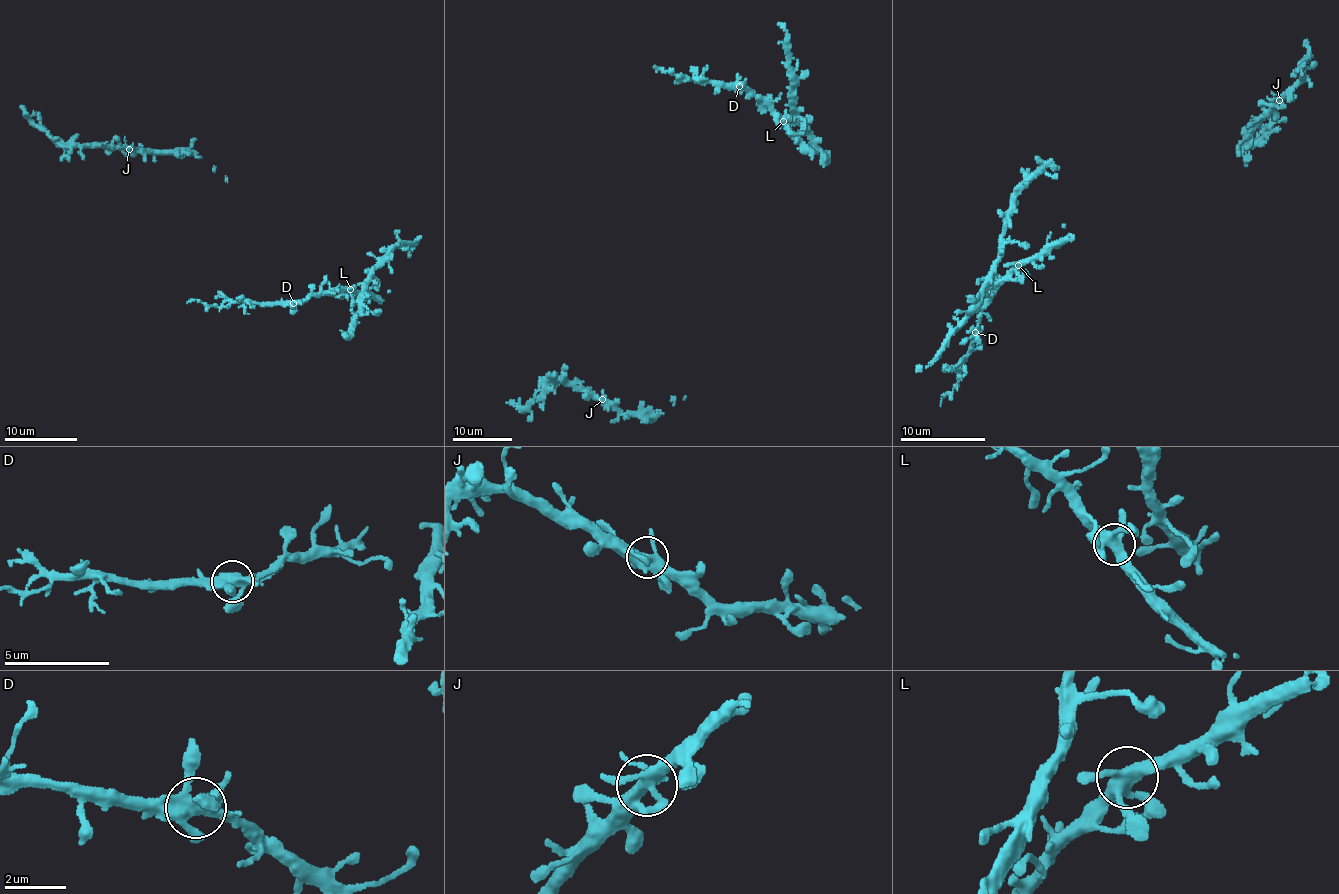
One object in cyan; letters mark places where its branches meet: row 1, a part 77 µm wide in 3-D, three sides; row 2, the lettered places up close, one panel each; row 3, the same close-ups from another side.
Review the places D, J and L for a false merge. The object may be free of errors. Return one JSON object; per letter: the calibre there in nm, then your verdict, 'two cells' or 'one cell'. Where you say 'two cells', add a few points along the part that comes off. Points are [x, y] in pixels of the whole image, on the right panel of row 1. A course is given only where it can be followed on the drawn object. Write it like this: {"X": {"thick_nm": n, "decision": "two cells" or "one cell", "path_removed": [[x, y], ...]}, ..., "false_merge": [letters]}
{"D": {"thick_nm": 440, "decision": "one cell"}, "J": {"thick_nm": 440, "decision": "one cell"}, "L": {"thick_nm": 420, "decision": "one cell"}, "false_merge": []}

